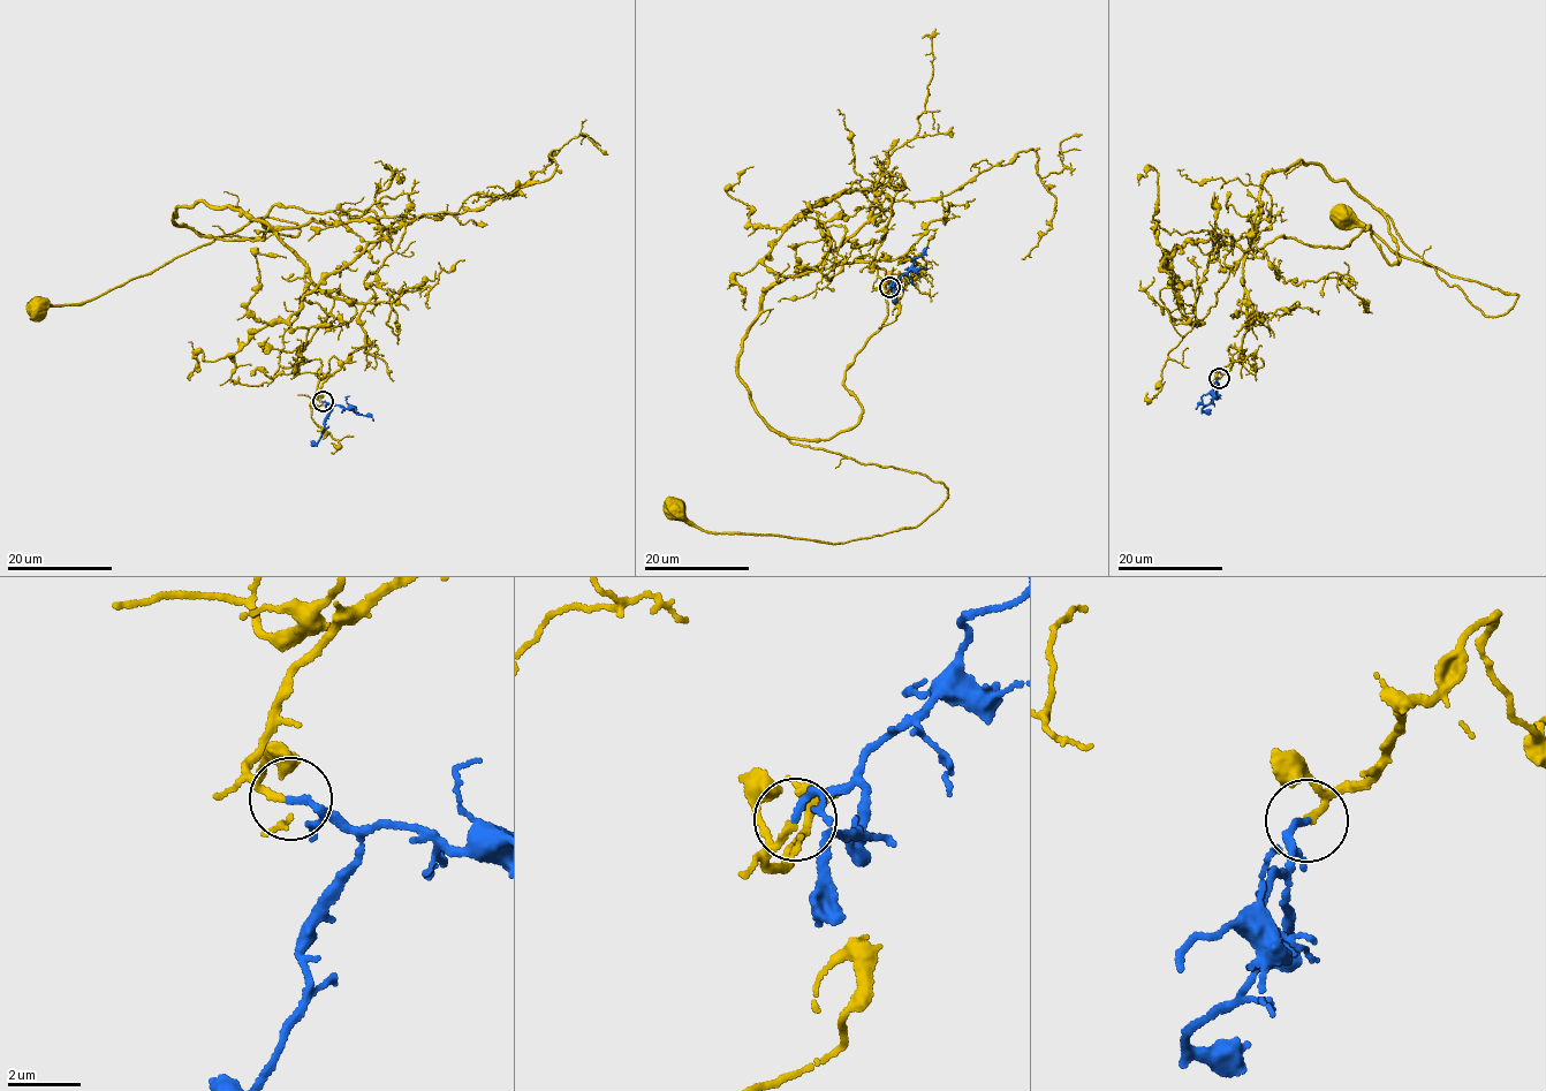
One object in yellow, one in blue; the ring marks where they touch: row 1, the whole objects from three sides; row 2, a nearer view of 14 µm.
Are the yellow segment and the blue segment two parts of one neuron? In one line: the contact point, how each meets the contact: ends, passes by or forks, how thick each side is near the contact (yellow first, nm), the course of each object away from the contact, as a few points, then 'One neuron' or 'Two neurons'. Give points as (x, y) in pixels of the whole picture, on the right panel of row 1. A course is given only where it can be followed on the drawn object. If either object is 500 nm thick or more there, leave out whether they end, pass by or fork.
Place: (1219, 378). At the ring yellow passes by. At the ring blue ends. Thickness 130 nm (yellow) against 200 nm. Course of yellow: (1219, 378), (1255, 311), (1242, 272), (1259, 190), (1300, 161), (1379, 210), (1484, 315), (1517, 296), (1340, 214). Course of blue: (1219, 378), (1215, 398), (1202, 409), (1211, 411). One neuron

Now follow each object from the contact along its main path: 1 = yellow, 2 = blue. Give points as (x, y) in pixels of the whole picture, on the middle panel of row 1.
1: (888, 287), (908, 257), (781, 280), (737, 369), (792, 442), (946, 499), (830, 544), (672, 507)
2: (888, 287), (900, 285), (899, 290), (894, 290), (893, 302)

